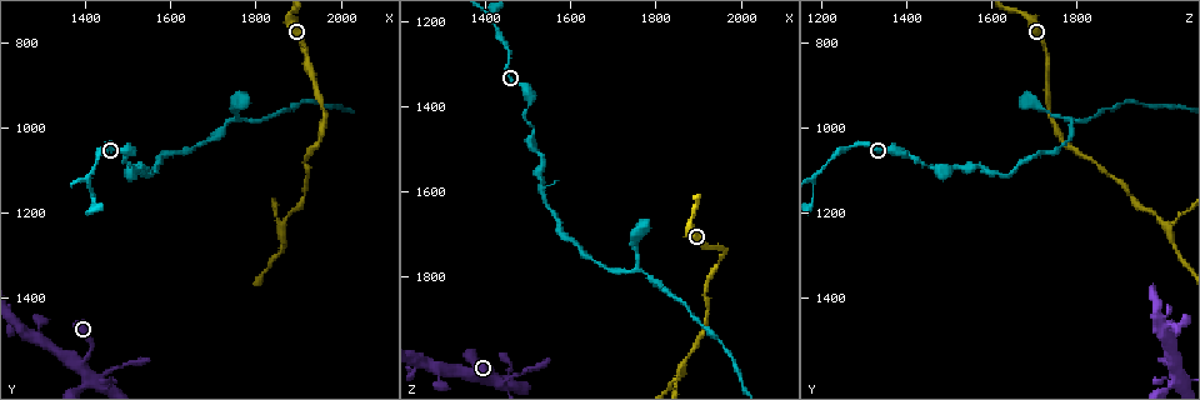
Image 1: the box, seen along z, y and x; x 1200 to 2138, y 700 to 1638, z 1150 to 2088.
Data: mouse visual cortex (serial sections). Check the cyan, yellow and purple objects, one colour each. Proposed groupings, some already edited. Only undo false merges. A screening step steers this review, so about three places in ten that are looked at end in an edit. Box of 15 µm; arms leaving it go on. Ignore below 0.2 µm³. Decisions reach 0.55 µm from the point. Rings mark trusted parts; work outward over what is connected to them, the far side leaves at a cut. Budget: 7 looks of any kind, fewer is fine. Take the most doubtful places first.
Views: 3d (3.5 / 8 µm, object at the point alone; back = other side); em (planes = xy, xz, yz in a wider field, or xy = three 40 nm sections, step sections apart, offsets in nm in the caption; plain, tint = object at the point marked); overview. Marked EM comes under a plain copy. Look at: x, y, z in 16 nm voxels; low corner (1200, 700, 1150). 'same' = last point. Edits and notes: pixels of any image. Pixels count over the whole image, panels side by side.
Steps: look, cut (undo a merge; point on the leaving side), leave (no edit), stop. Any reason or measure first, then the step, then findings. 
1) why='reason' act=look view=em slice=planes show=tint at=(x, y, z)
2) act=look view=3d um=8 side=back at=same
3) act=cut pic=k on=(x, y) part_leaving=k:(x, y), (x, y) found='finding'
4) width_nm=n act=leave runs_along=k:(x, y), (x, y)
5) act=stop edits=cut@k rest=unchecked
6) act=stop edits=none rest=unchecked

why='three-way junction' act=look view=3d um=8 at=(1755, 975, 1790)

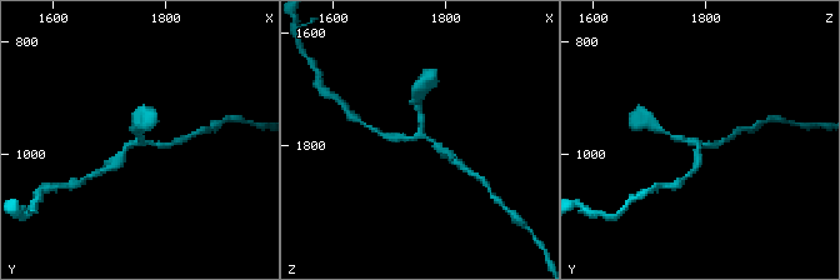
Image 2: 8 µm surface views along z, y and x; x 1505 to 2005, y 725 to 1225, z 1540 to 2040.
why='closer look' act=look view=3d um=3.5 at=(1750, 985, 1780)

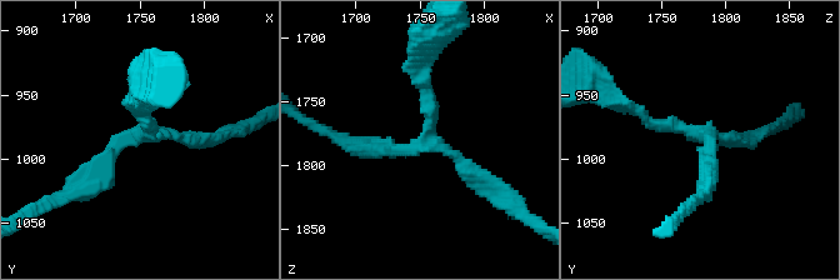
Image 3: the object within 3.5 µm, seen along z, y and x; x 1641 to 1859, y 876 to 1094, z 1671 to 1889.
arms=3 arm_widths_nm=200,200,250 act=look view=em slice=xy step=2 show=tint at=(1754, 980, 1782)

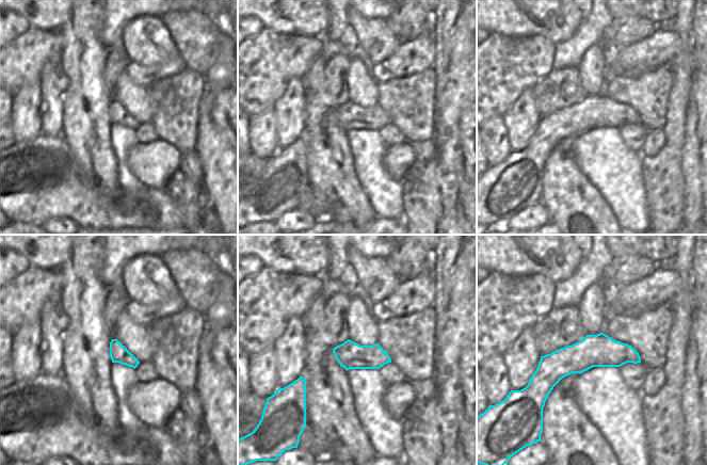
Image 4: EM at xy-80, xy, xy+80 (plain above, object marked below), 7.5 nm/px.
act=leave found='all the same cell'

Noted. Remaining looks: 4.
why='sharp bend' act=look view=3d um=8 at=(1420, 1590, 2040)

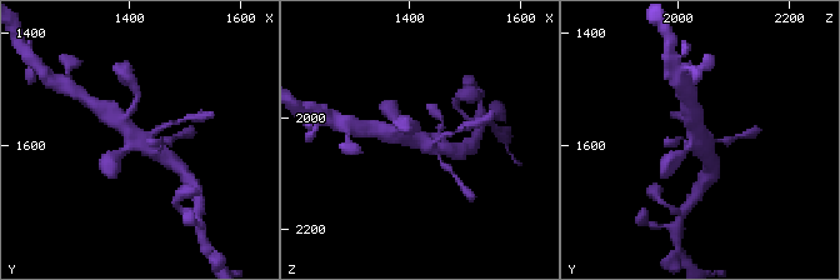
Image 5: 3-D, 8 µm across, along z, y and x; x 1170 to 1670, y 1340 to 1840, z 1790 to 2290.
act=look view=3d um=3.5 at=(1420, 1585, 2035)

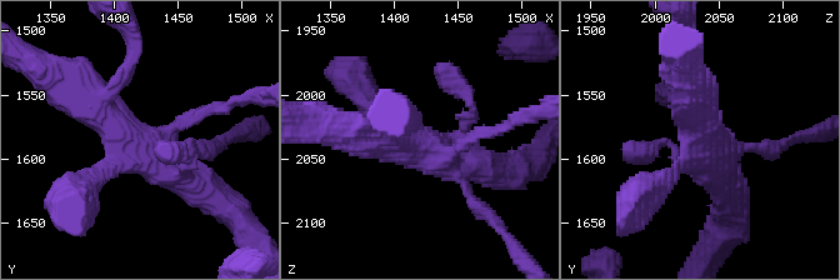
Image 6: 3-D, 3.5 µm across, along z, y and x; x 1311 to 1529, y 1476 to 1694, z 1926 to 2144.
act=look view=em slice=xy step=2 show=tint at=(1416, 1588, 2040)

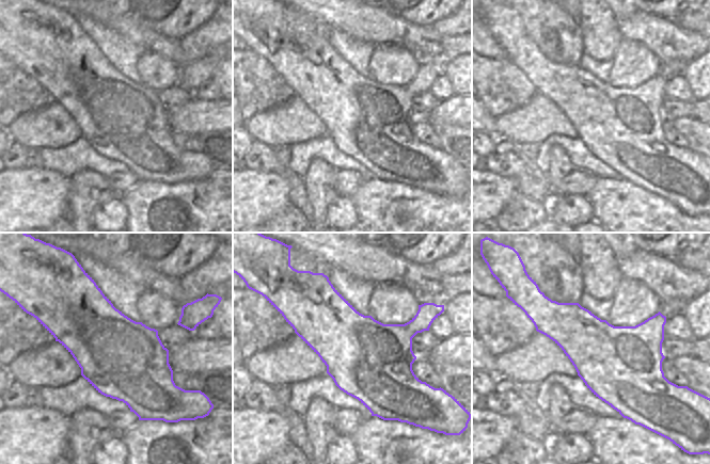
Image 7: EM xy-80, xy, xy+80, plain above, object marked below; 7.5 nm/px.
act=leave runs_along=6:(109, 91), (105, 115), (198, 184) found='one cell here'

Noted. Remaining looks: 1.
act=stop edits=none rest=unchecked

